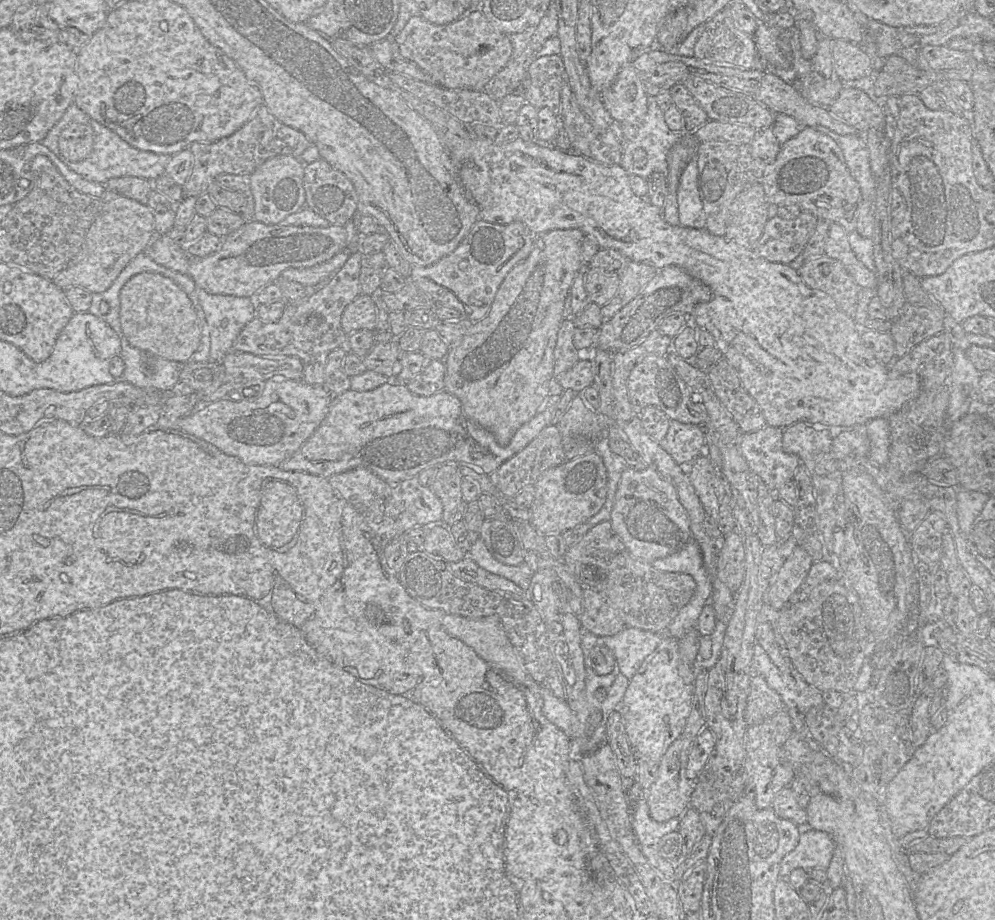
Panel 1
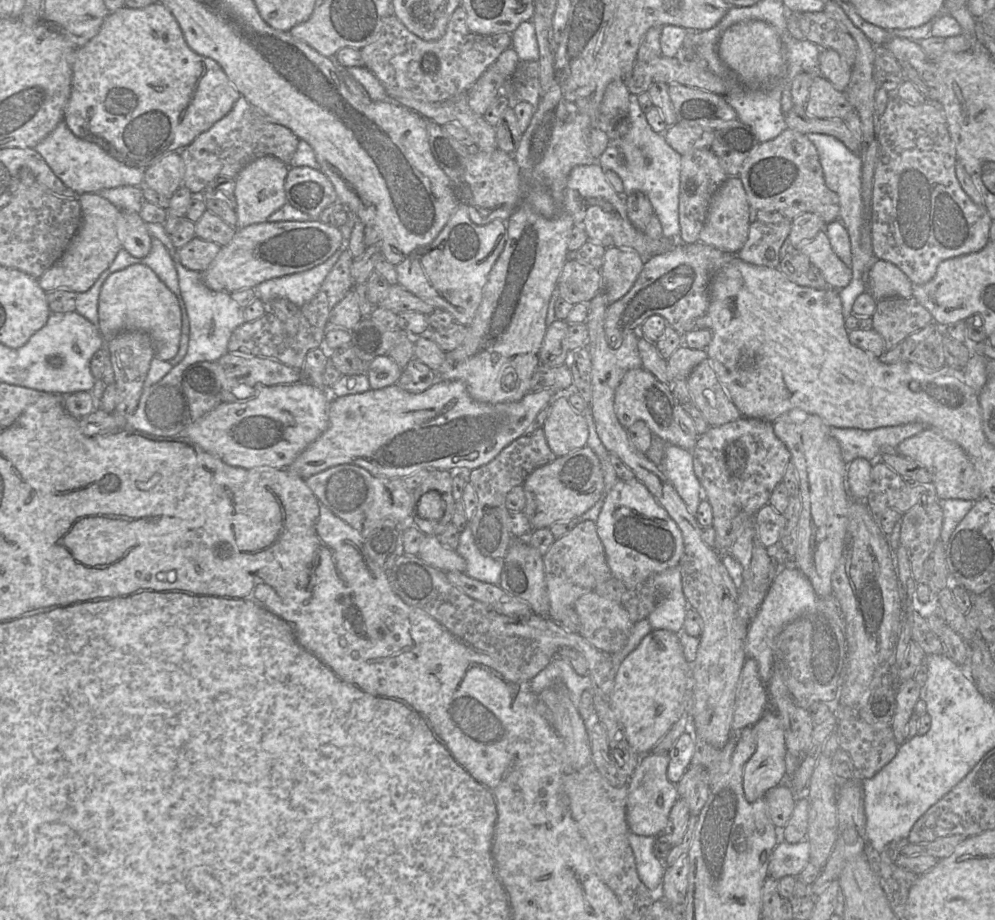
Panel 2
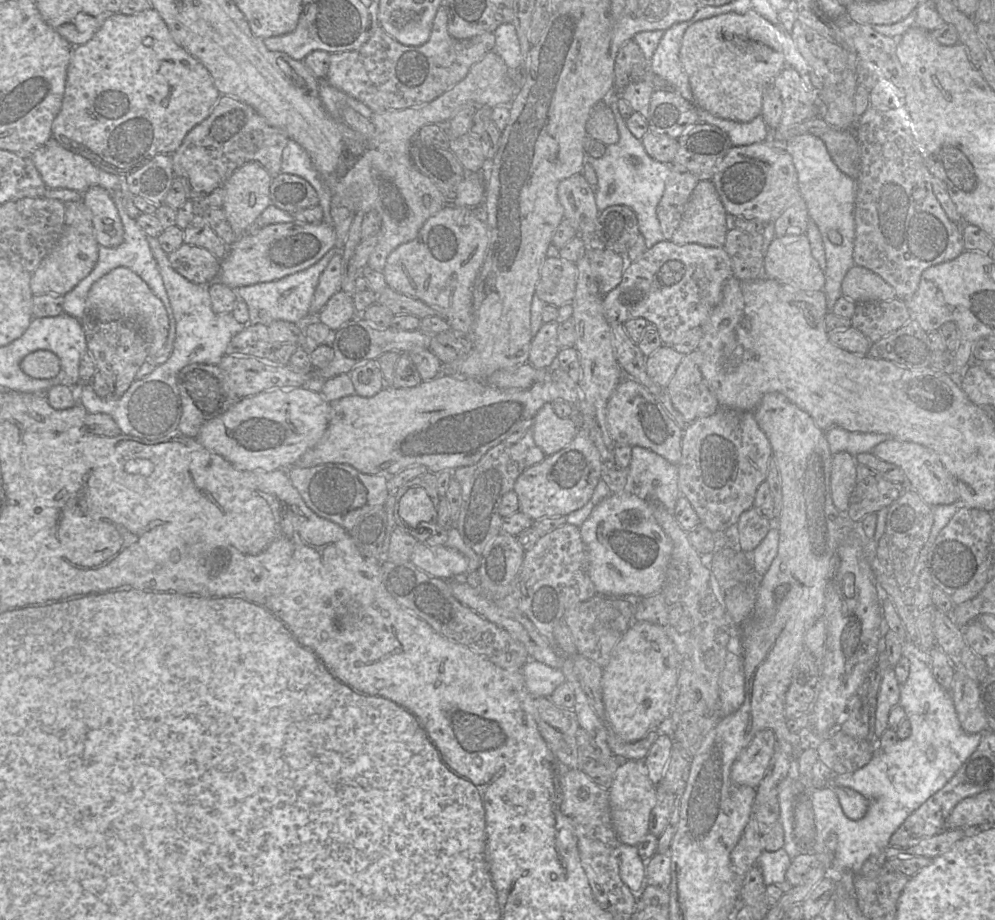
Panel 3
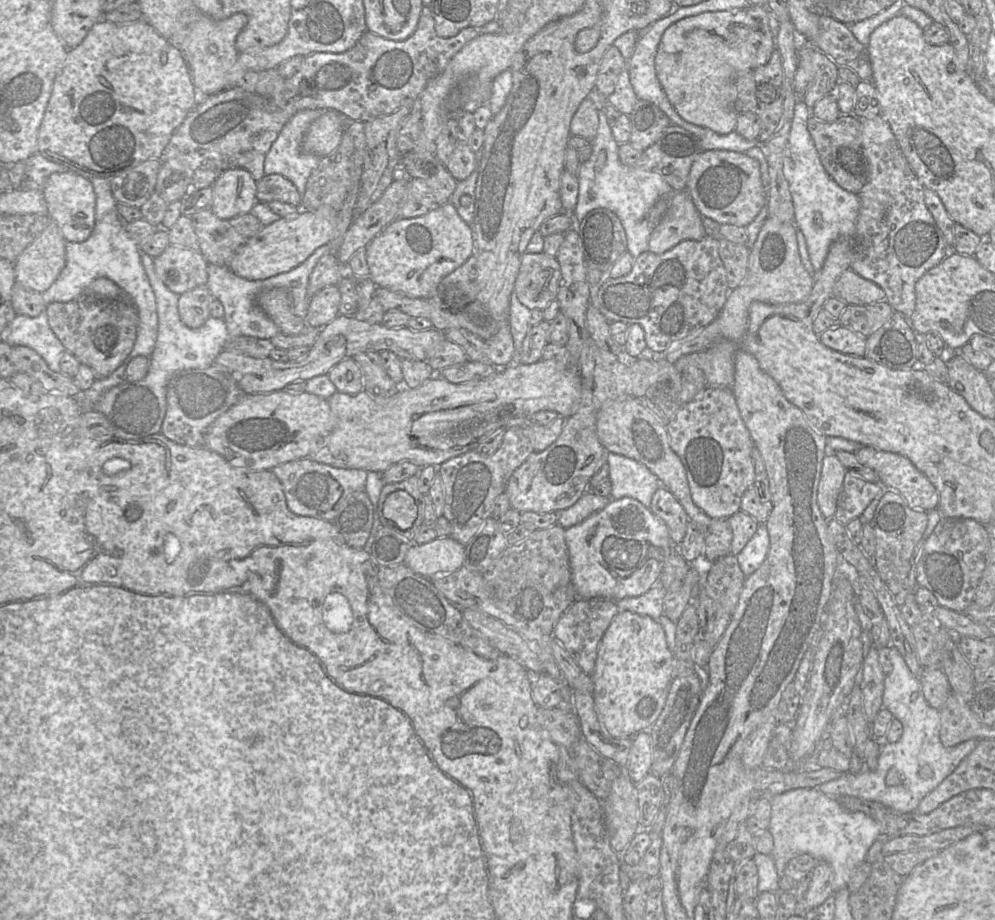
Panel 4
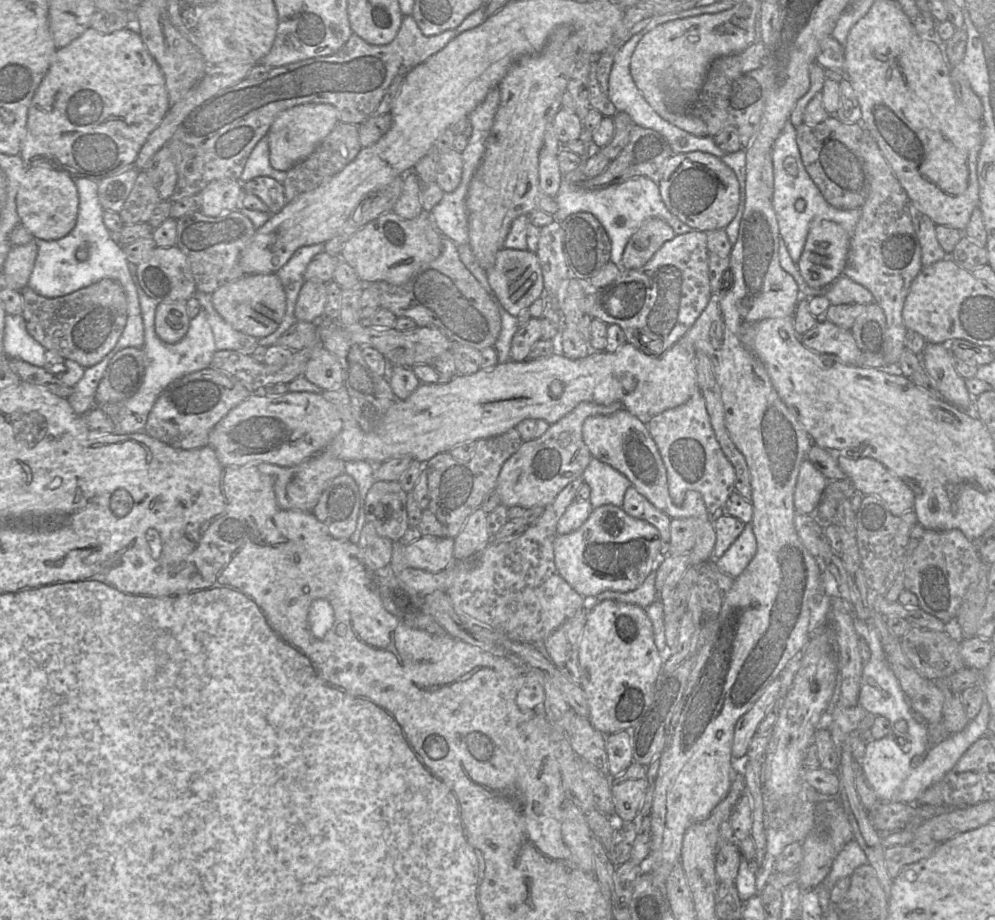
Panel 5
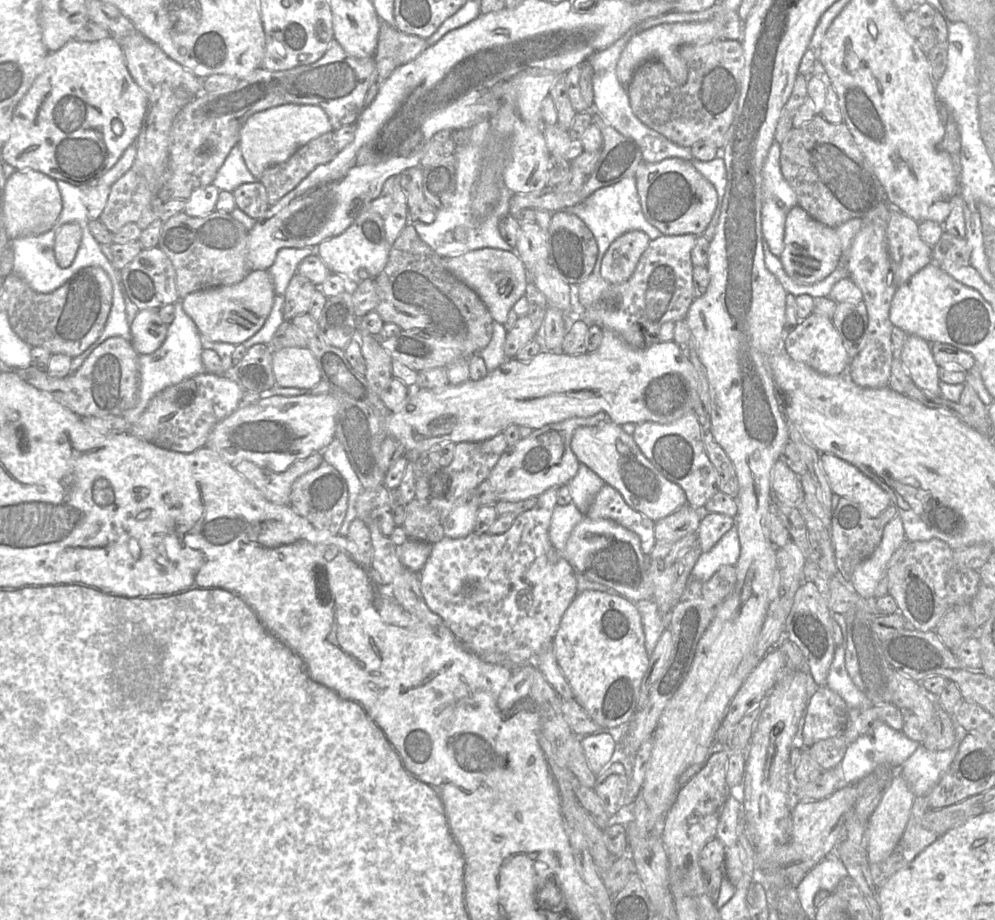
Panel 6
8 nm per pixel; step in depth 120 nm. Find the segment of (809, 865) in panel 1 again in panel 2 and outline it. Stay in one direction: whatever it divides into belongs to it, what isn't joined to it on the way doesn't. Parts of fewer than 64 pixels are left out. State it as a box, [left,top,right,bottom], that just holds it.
[768,839,810,878]

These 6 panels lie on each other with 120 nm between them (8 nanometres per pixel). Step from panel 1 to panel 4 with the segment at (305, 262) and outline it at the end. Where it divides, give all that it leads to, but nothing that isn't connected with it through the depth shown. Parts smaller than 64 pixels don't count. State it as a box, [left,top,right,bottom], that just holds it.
[41,172,338,280]

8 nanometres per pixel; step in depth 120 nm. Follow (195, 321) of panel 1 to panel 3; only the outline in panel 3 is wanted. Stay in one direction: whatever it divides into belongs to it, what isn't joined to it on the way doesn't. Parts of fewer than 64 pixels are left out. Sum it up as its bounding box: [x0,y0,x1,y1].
[87,267,170,355]

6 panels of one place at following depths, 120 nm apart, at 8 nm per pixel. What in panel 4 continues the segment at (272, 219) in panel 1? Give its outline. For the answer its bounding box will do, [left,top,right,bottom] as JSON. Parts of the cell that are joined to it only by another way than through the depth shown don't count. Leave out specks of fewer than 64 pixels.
[210,168,258,220]

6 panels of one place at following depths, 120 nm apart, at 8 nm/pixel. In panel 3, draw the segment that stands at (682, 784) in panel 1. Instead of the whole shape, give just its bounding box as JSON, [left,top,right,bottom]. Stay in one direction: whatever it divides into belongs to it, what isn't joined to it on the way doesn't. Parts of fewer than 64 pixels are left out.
[608,760,657,845]

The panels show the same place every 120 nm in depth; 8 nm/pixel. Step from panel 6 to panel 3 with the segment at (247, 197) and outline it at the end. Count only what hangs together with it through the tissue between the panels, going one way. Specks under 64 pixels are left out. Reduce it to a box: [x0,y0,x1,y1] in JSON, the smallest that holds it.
[270,172,319,213]

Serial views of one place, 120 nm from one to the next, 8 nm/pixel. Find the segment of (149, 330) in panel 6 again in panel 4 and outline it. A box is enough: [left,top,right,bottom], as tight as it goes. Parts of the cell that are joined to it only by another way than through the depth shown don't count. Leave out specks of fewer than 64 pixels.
[178,285,214,329]

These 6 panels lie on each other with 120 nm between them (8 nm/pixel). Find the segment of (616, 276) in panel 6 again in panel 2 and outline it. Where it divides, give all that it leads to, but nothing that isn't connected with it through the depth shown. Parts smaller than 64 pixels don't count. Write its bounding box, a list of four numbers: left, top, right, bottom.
[699,177,752,254]

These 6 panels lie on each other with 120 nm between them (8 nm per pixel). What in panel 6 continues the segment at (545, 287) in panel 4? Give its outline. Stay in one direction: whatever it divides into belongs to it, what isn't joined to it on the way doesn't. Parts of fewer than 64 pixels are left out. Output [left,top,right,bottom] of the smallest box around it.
[443,248,530,324]

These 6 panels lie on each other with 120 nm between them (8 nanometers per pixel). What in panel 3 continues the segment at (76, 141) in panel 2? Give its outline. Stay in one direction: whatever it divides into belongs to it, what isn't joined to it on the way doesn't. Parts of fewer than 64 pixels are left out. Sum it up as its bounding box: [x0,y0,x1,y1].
[29,136,126,205]

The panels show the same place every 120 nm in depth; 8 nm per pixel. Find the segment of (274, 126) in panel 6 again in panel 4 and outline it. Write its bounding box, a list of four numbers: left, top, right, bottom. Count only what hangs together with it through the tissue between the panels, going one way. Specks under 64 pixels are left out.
[302,110,347,156]

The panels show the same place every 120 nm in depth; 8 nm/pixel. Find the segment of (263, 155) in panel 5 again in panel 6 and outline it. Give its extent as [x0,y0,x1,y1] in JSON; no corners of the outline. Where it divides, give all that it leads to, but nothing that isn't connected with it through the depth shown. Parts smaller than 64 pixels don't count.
[212,146,258,192]

